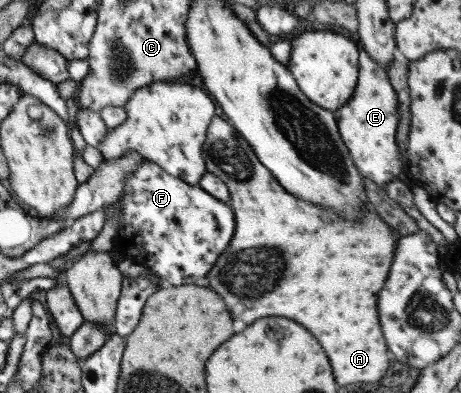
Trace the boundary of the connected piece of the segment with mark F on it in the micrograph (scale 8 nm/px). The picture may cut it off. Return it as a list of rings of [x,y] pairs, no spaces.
[[[140,161],[130,175],[124,175],[122,191],[114,203],[104,205],[104,220],[116,218],[116,231],[112,238],[112,250],[122,259],[138,262],[171,286],[192,284],[194,280],[208,274],[214,261],[224,252],[234,234],[234,214],[228,204],[224,204],[204,192],[197,184],[189,185],[161,170],[152,161]]]

